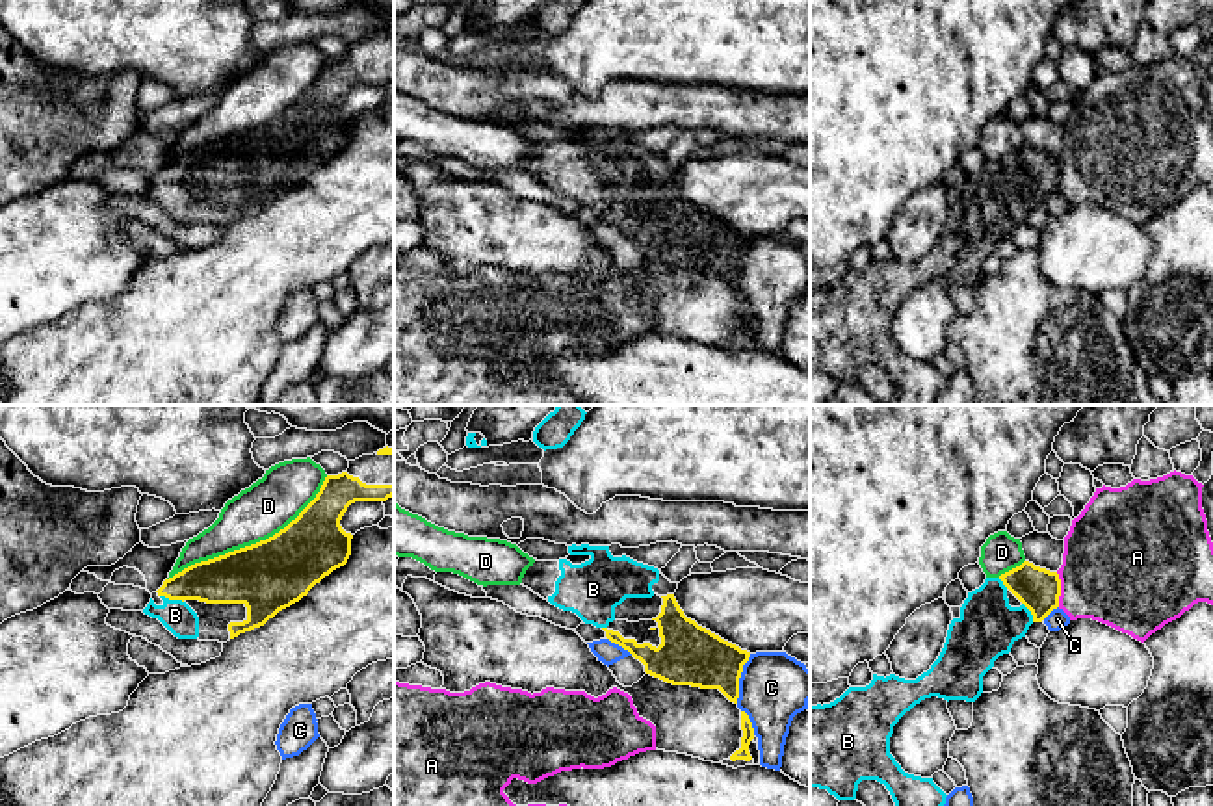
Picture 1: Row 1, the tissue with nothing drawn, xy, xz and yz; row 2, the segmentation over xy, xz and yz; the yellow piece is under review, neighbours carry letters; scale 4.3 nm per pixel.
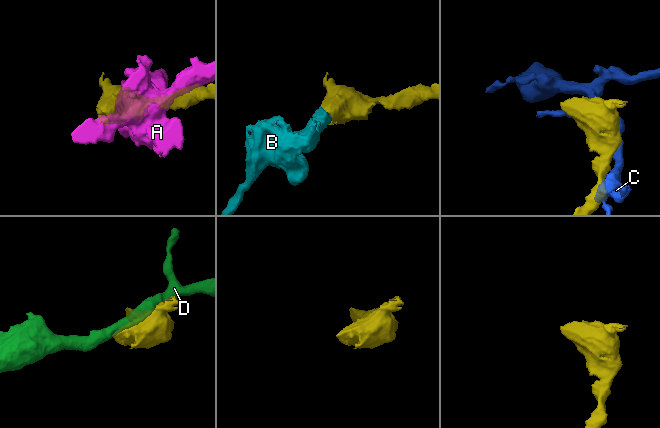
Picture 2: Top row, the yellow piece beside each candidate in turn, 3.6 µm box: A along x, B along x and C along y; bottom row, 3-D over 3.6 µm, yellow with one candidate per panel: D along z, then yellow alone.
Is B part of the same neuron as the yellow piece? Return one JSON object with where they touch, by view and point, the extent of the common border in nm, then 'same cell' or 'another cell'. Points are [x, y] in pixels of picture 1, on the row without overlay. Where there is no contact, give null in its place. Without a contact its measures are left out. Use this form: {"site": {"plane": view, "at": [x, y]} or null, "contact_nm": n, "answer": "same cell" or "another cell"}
{"site": {"plane": "xy", "at": [171, 182]}, "contact_nm": 110, "answer": "same cell"}

